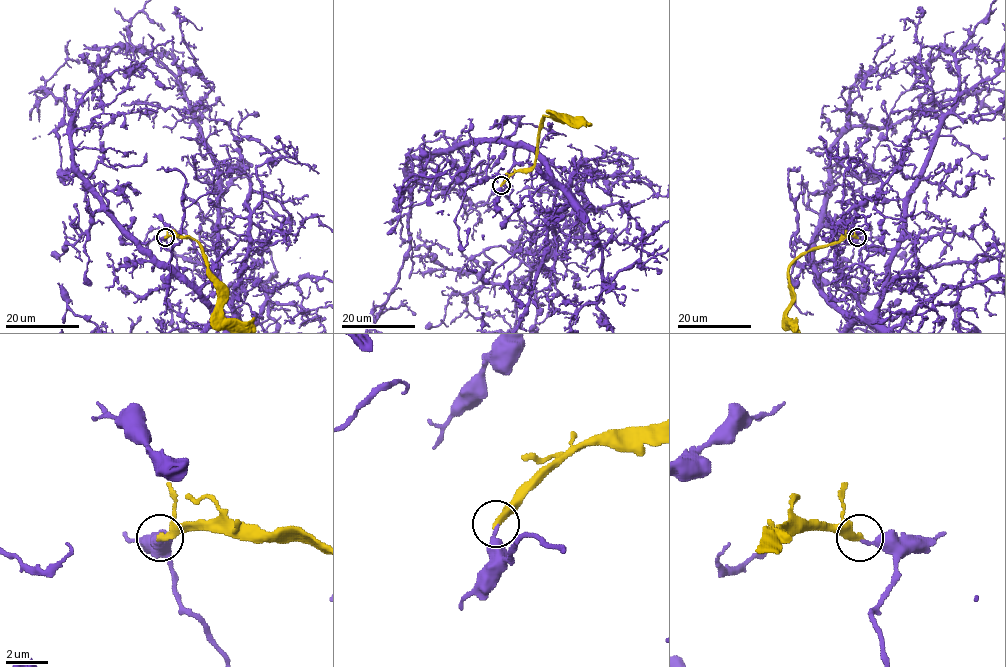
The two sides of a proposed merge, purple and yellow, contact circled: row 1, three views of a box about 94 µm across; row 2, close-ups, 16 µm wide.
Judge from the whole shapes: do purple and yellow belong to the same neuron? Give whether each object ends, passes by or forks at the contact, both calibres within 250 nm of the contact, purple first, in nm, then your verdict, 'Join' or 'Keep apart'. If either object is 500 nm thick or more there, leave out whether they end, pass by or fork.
At the ring purple ends. At the ring yellow ends. Thickness 240 nm (purple) against 320 nm. Keep apart

